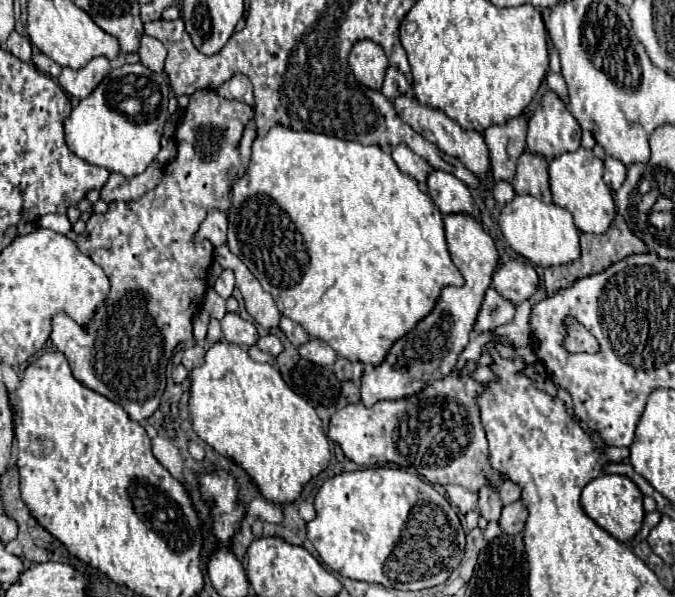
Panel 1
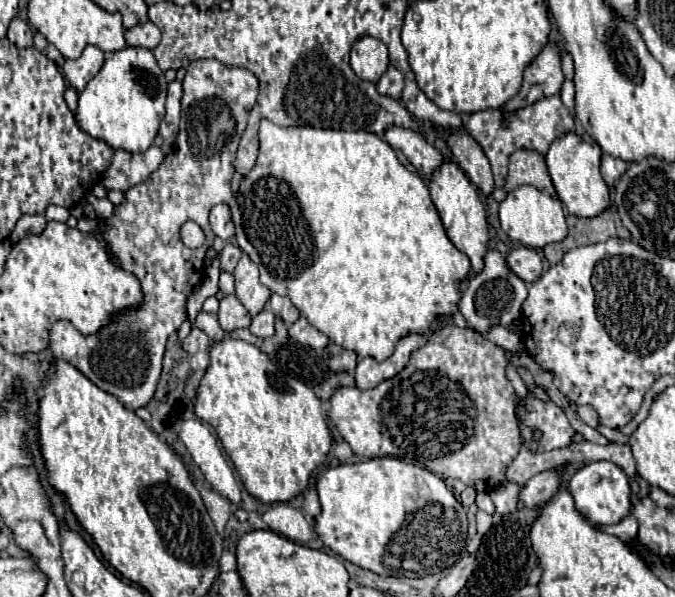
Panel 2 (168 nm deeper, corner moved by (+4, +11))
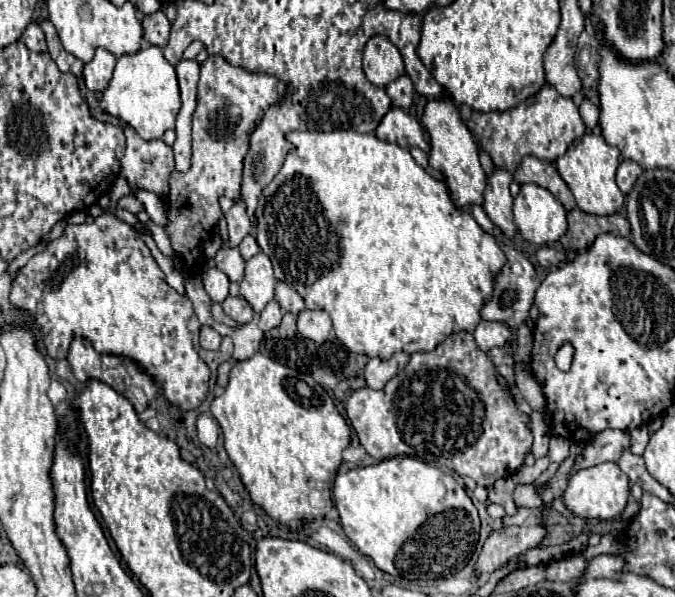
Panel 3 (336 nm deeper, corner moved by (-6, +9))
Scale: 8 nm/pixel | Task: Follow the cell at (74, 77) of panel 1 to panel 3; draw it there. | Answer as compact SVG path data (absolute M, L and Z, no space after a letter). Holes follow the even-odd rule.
M97 49L93 61L89 61L85 65L85 85L89 91L93 93L101 93L107 89L107 83L111 81L111 73L115 67L117 57L113 53L109 53L107 49Z

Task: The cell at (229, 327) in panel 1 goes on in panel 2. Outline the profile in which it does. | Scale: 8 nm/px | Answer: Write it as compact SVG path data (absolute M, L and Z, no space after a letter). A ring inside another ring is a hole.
M225 295L221 299L221 305L219 305L219 323L221 323L221 329L225 333L231 333L235 329L241 329L241 327L249 327L251 325L251 315L247 313L247 309L241 305L241 301L235 297L235 295Z

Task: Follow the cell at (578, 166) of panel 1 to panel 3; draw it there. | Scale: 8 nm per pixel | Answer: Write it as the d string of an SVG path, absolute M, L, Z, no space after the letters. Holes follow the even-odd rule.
M587 133L565 151L563 157L555 161L555 167L571 193L575 195L575 201L581 211L591 215L613 215L623 207L625 195L619 191L615 183L615 171L621 163L621 155L617 147L611 147L601 135Z

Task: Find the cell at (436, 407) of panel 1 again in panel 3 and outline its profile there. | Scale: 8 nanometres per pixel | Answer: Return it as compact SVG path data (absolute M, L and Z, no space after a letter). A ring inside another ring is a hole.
M467 331L449 335L431 353L413 353L405 371L395 375L381 391L369 387L353 391L345 403L345 411L361 445L371 457L379 461L395 455L417 457L429 465L455 471L461 477L467 475L483 487L493 487L499 477L513 475L523 465L523 457L531 451L533 443L529 417L509 399L497 381L495 365L477 349L473 335Z

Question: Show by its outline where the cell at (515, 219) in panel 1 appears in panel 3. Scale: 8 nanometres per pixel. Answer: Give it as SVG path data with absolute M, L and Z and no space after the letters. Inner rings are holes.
M533 183L521 185L513 215L523 239L535 245L551 245L567 231L565 207L561 201Z

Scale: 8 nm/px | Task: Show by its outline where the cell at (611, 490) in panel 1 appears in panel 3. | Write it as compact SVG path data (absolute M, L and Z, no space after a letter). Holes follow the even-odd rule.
M599 463L595 467L585 467L571 473L569 485L563 493L563 503L577 517L615 519L623 513L627 497L629 497L629 477L615 463Z

